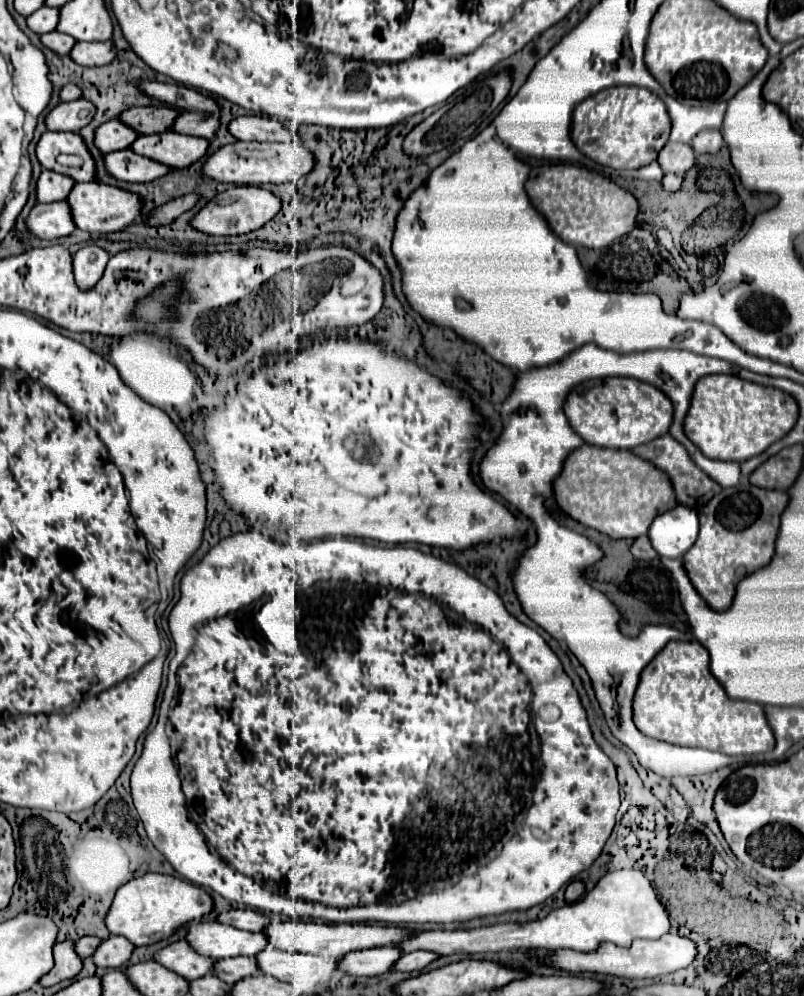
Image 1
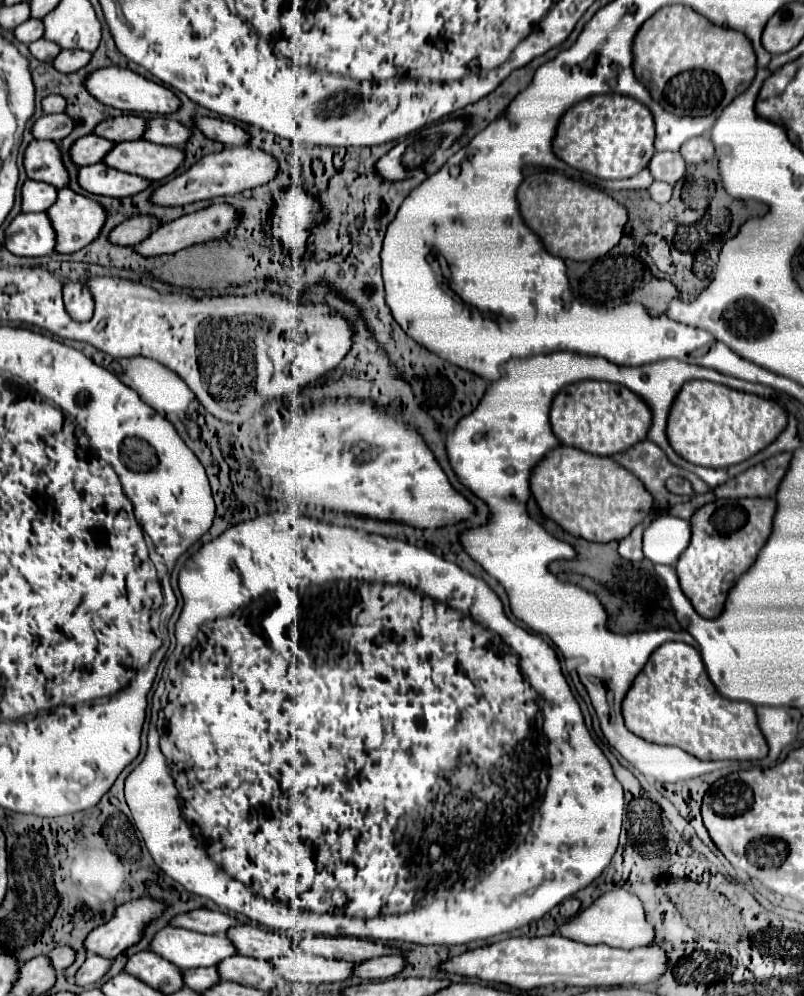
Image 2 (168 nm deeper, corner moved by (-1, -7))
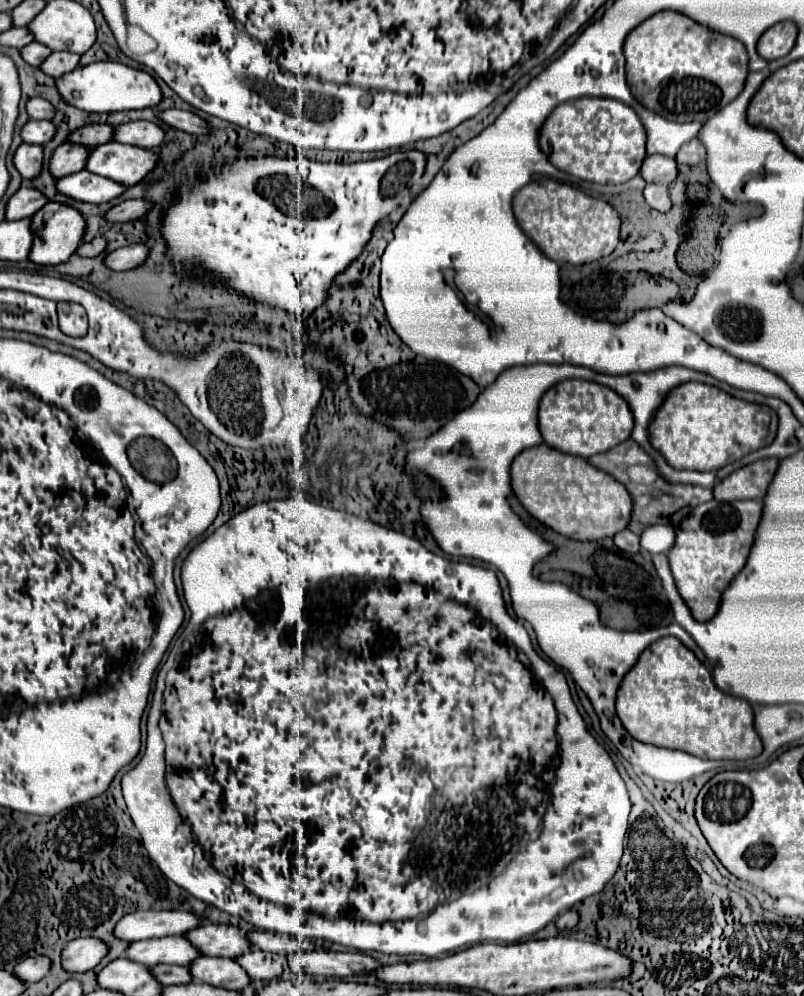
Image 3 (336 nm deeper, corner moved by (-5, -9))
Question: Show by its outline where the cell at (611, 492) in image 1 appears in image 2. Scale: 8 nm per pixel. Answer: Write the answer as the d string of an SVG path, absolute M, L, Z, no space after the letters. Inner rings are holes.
M565 445L547 453L547 457L535 467L531 477L531 491L545 517L559 523L567 533L597 543L621 541L639 523L643 523L645 517L655 515L655 499L651 497L651 493L647 493L647 487L633 473L627 473L627 469L623 469L611 457L589 455L581 449L565 447Z

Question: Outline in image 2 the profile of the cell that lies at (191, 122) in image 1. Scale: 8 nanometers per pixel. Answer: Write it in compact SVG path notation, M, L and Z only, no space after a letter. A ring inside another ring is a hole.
M155 117L149 119L147 131L143 139L159 143L159 145L173 145L173 147L185 147L187 141L191 139L191 129L187 129L183 123L165 119L165 117Z

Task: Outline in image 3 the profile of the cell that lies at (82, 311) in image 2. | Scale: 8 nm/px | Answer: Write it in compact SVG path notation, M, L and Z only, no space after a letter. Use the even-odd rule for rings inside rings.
M57 303L59 329L69 337L83 337L87 333L87 313L77 303Z

